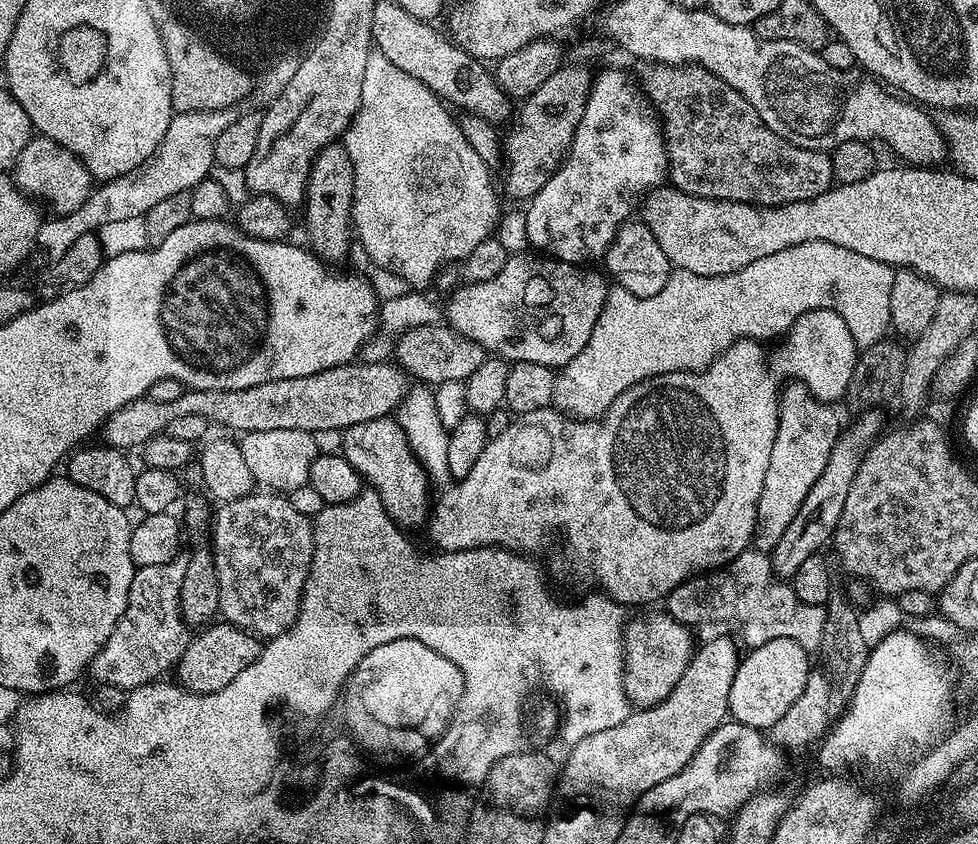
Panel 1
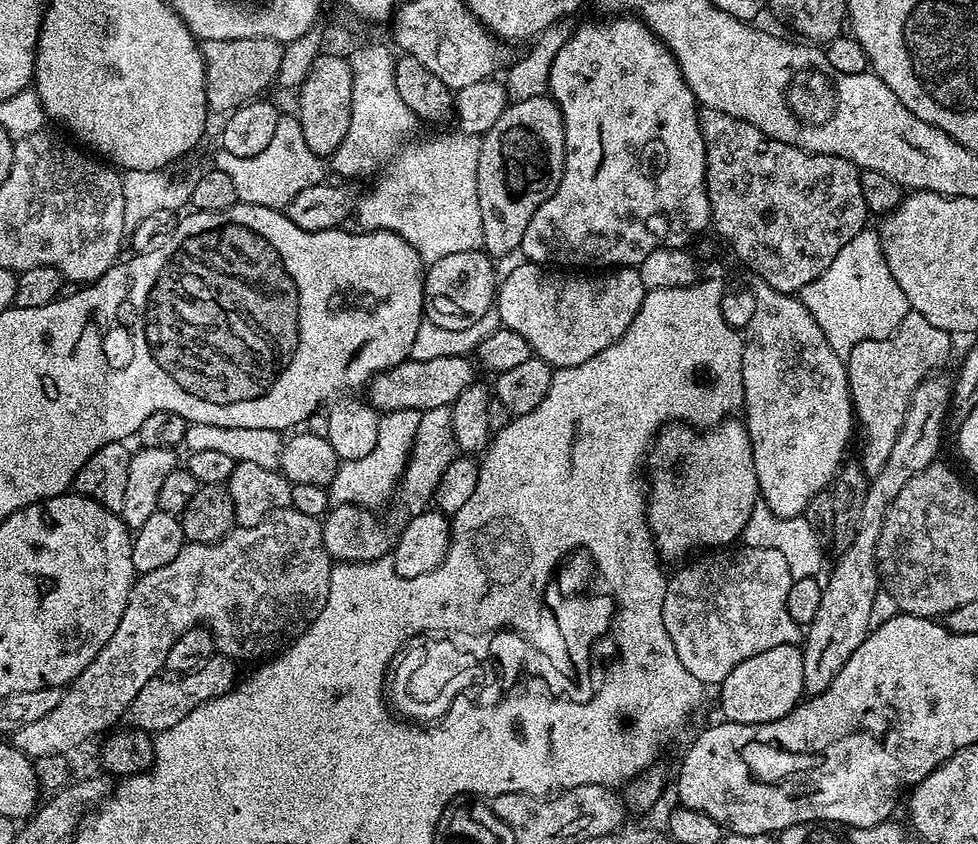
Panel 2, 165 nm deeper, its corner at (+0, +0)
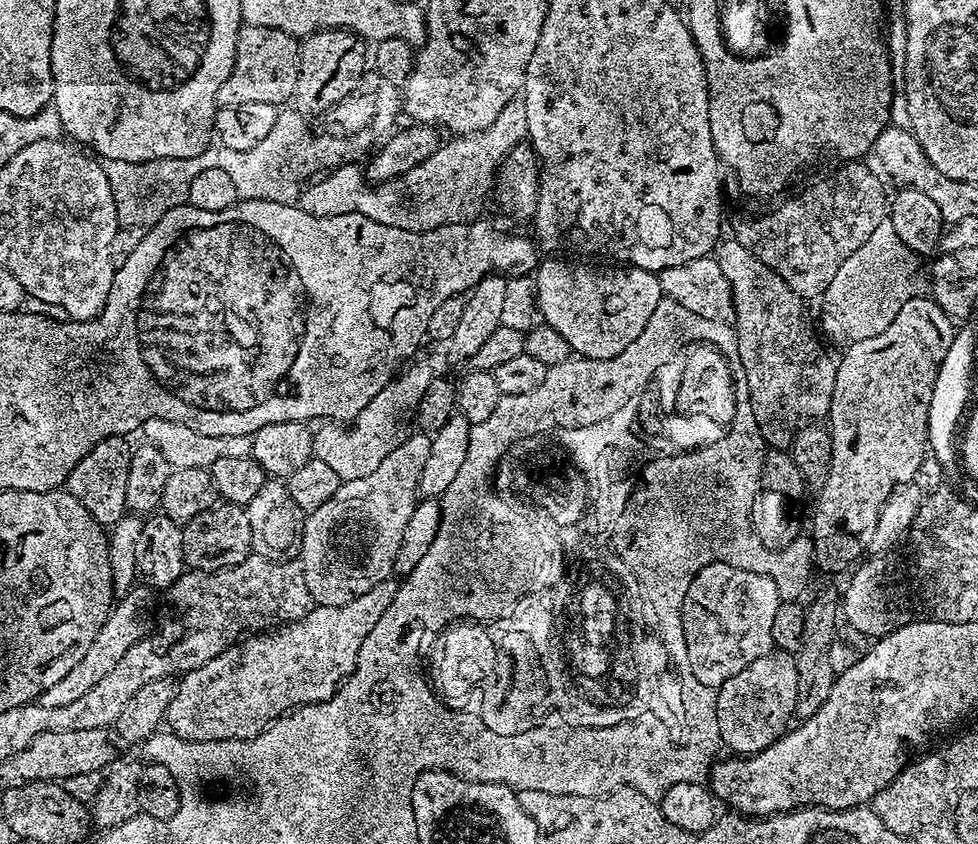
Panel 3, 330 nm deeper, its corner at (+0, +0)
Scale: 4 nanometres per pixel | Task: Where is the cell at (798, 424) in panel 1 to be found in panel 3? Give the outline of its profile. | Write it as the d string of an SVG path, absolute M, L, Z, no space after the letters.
M724 238L714 249L714 258L726 274L726 282L730 282L730 290L736 306L736 341L740 355L739 371L746 378L750 390L750 402L754 406L754 418L758 422L760 432L764 436L765 445L773 449L783 449L791 445L793 433L805 424L820 422L830 410L830 398L834 394L834 378L837 361L820 345L812 324L808 321L805 301L801 300L766 262L762 262L742 242L735 238Z

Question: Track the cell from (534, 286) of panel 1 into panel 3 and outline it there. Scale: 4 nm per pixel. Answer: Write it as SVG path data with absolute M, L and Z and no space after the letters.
M568 258L544 259L539 261L535 269L535 272L537 271L536 304L540 307L541 314L544 315L543 323L565 338L577 357L586 360L609 360L622 354L622 350L626 350L626 346L630 346L630 342L634 342L634 338L638 338L638 334L646 330L646 322L650 322L650 314L658 310L658 302L662 298L662 293L657 273L631 266L591 268L588 265L591 263L573 262Z

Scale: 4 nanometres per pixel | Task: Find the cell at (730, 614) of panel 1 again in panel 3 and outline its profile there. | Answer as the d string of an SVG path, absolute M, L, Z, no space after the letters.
M719 562L703 568L692 579L682 610L682 626L686 630L686 654L689 655L693 677L698 678L702 686L718 690L726 682L726 678L734 678L734 674L746 670L750 662L758 662L758 658L773 651L770 633L774 614L781 603L778 586L766 574L754 574L750 570Z

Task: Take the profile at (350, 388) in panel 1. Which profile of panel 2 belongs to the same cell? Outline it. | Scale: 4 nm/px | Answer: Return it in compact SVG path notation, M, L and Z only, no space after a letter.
M467 355L427 359L416 361L407 359L390 370L380 372L372 377L366 385L367 403L376 409L377 413L393 412L394 410L434 410L434 406L451 406L477 379L477 369L472 369L473 361Z

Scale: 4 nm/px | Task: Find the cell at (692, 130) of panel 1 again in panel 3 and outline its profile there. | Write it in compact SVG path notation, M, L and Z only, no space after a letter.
M860 162L848 163L852 164L818 177L777 208L761 216L744 216L736 224L735 240L766 262L805 302L823 297L834 274L838 274L838 266L874 234L888 214L890 196L887 191L884 193L885 181L866 165L856 164Z

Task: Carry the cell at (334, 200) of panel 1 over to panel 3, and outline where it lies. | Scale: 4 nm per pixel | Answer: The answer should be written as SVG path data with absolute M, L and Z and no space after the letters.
M328 29L305 37L300 45L300 72L294 97L297 113L306 118L318 116L353 95L368 66L366 48L365 41L347 29Z

